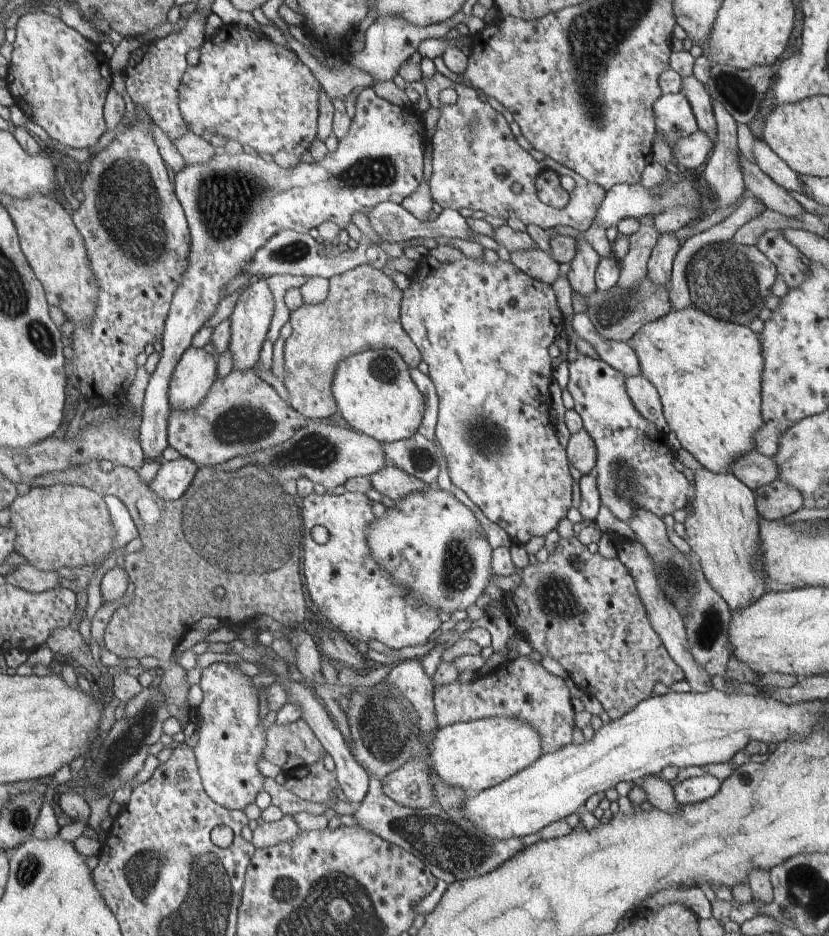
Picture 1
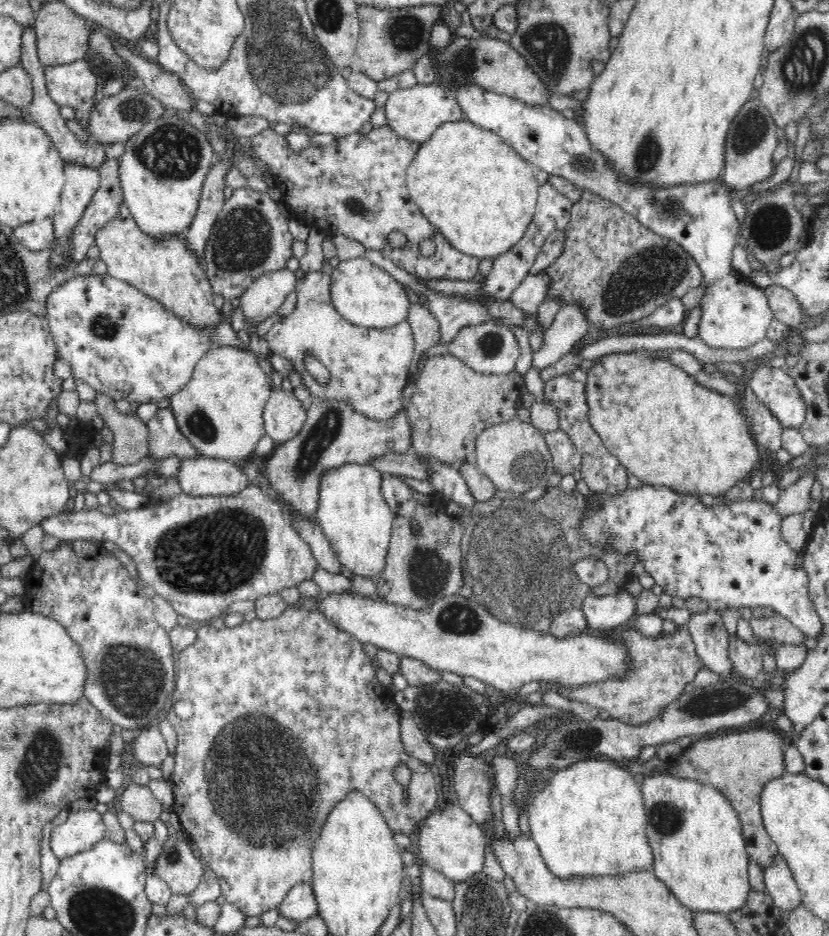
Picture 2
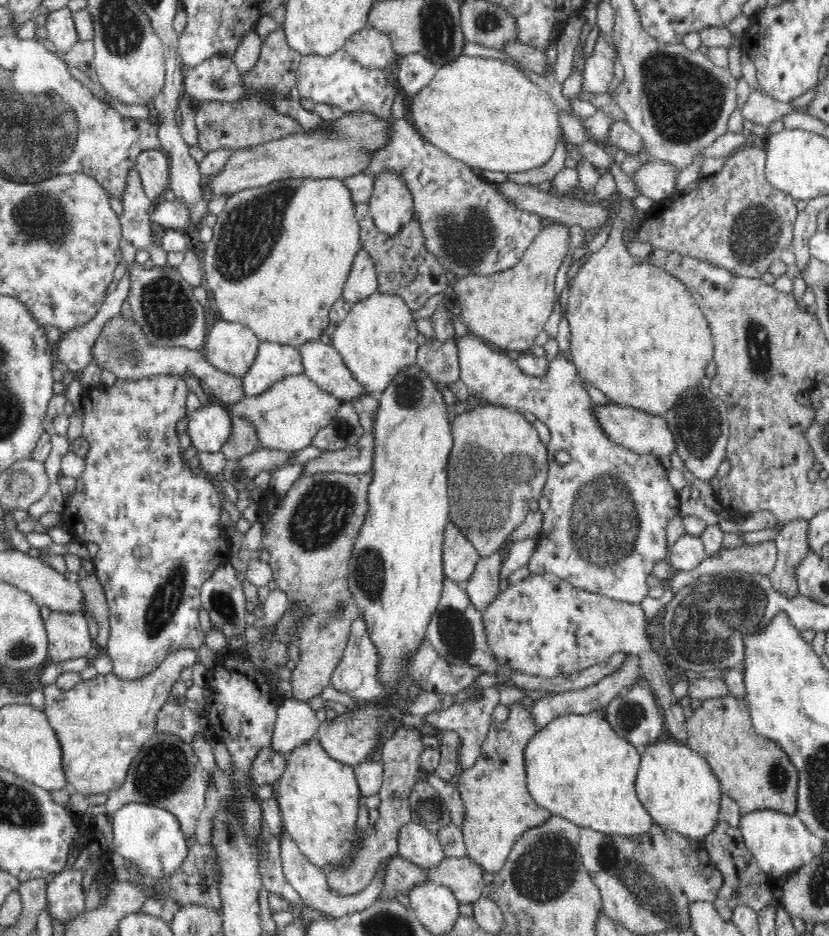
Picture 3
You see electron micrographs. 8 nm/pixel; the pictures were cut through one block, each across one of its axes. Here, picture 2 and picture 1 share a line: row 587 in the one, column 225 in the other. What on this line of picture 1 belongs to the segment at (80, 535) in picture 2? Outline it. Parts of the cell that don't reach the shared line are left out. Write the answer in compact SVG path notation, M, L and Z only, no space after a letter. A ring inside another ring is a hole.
M371 86L359 94L356 104L357 113L349 128L348 136L339 140L334 152L328 151L326 157L319 162L298 163L293 168L282 168L274 161L266 162L260 155L243 150L238 154L228 154L219 150L208 164L186 165L175 174L177 197L184 206L188 217L190 232L194 232L194 248L190 248L189 267L182 276L178 296L174 296L174 308L170 308L170 320L165 322L165 335L162 336L163 350L156 370L150 374L145 390L142 421L140 427L141 449L146 460L152 461L162 455L169 446L169 415L172 405L169 403L169 386L172 382L174 368L193 344L194 335L204 327L210 316L218 310L223 299L226 284L252 262L254 254L262 244L272 239L280 231L292 230L298 234L308 234L312 228L322 222L331 220L345 229L356 212L367 215L378 202L396 202L402 204L403 199L410 196L420 184L424 176L424 144L431 140L426 138L426 116L418 112L413 105L400 108L388 100L380 98Z

